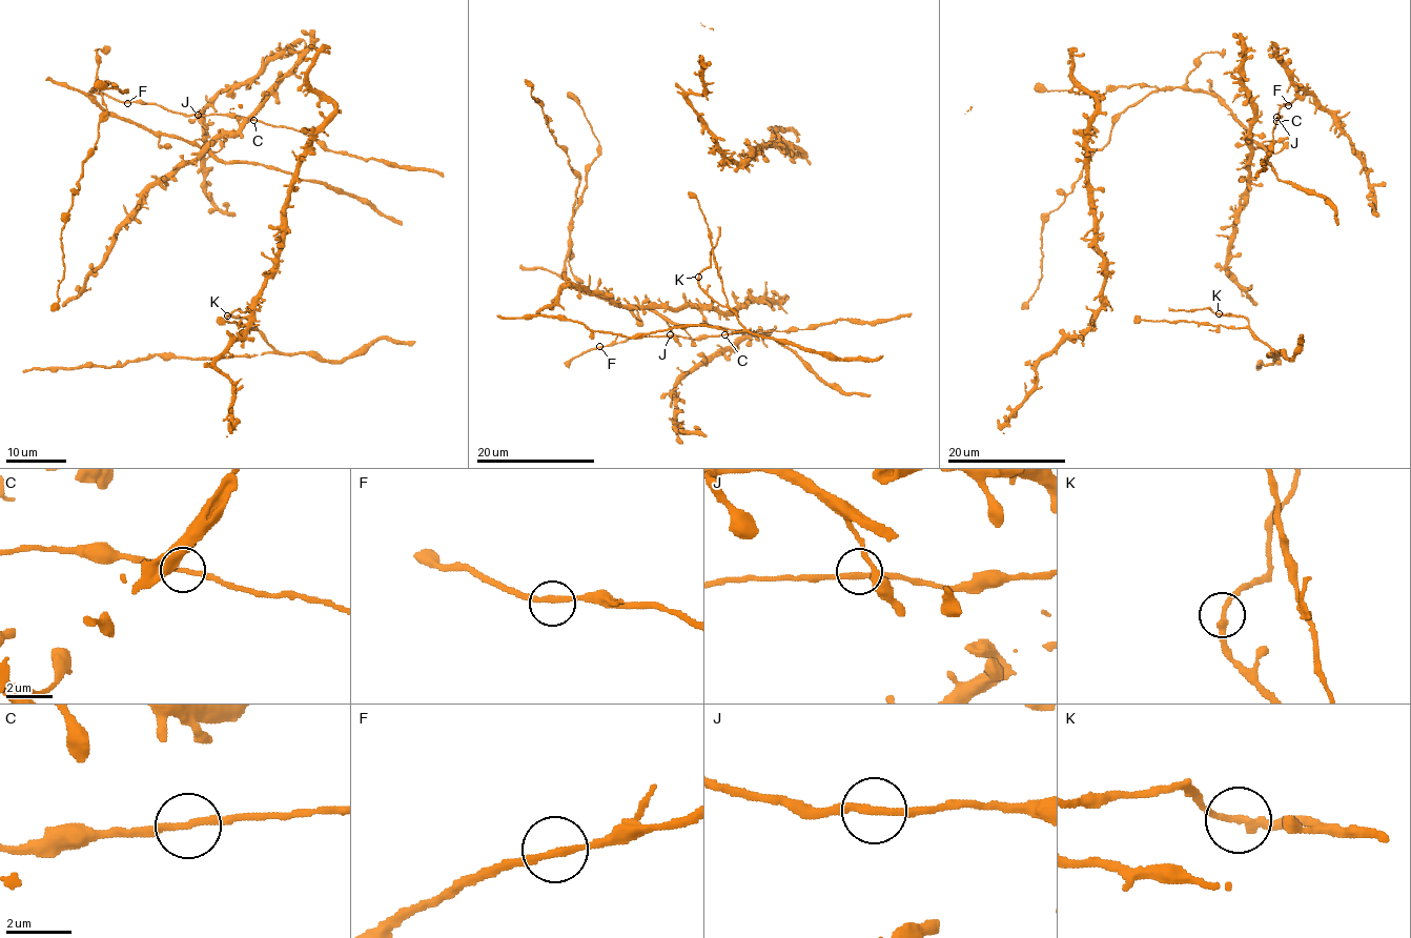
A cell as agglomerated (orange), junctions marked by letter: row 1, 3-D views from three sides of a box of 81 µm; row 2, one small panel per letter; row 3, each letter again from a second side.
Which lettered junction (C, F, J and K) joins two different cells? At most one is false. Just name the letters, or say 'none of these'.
none of these

